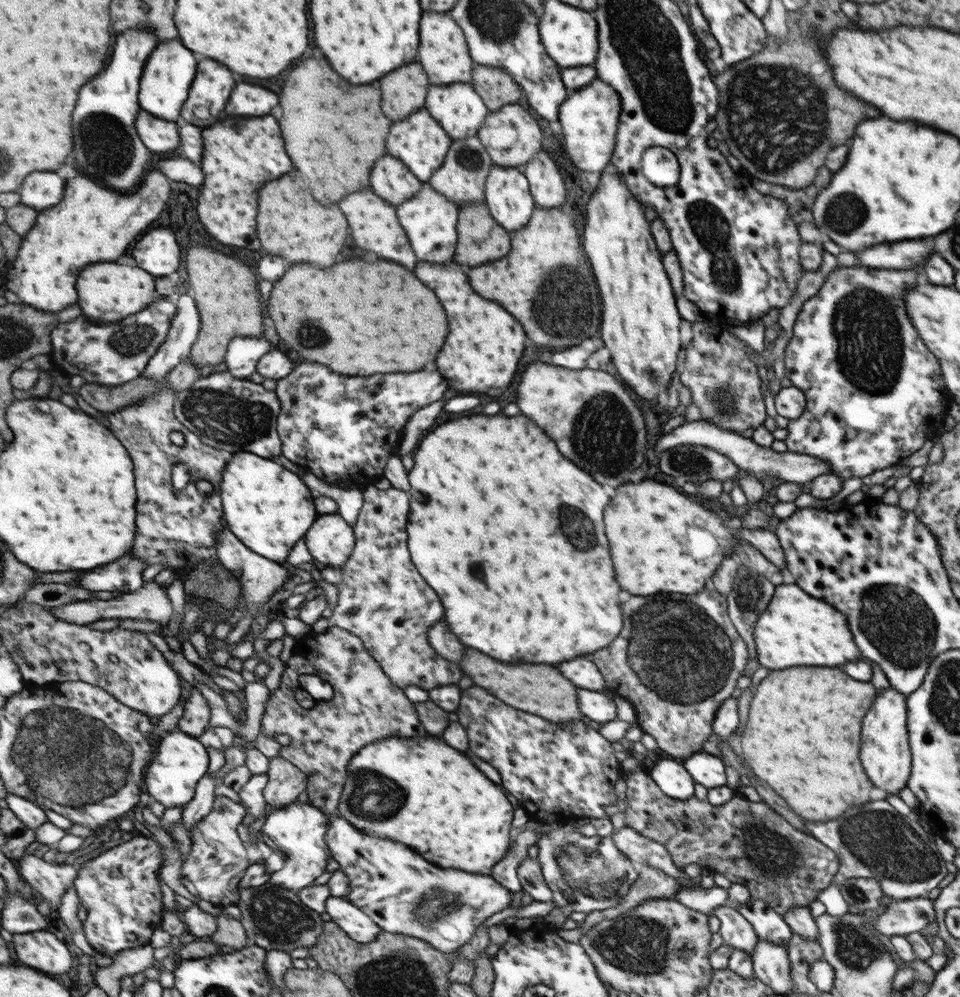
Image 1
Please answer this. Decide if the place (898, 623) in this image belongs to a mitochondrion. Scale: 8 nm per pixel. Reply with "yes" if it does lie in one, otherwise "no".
yes

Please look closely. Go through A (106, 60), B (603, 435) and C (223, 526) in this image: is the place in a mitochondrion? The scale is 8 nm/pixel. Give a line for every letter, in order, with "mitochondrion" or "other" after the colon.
A: other
B: mitochondrion
C: other

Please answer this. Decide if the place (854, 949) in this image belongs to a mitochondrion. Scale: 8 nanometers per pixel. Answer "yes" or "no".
yes

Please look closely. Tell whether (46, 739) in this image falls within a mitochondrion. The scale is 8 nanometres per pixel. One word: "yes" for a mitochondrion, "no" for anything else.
yes

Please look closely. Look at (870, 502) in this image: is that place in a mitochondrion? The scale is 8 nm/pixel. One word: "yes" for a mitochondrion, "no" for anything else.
no

